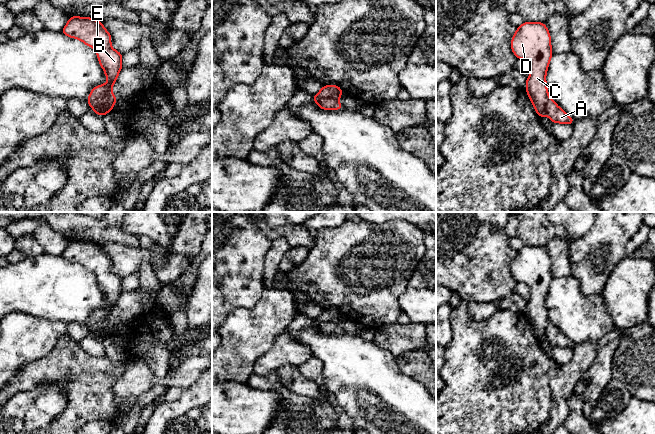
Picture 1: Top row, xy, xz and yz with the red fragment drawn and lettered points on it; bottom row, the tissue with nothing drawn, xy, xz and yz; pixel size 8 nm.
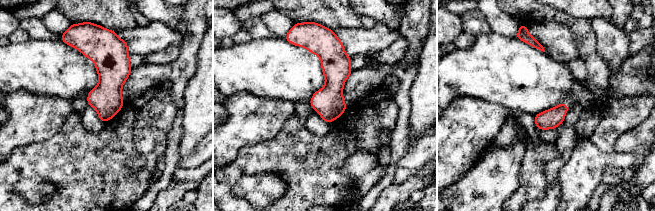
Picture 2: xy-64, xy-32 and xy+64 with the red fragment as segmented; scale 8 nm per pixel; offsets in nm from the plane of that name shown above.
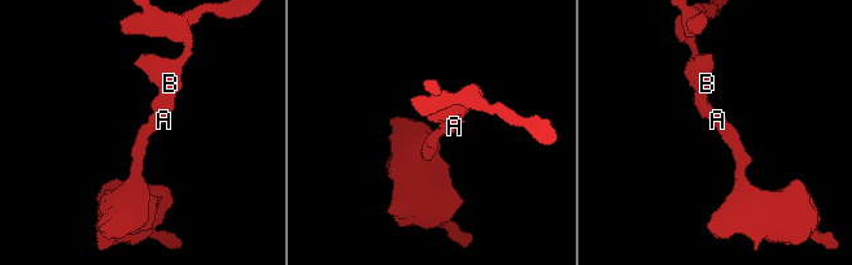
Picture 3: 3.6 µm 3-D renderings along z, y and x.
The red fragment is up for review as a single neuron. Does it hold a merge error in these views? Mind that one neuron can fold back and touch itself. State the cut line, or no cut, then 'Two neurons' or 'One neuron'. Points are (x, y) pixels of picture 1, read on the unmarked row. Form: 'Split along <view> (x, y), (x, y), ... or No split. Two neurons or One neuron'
Split along xy (111, 314), (108, 322), (100, 330), (92, 331). Two neurons

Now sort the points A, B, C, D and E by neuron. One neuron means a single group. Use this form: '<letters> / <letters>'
A / B C D E

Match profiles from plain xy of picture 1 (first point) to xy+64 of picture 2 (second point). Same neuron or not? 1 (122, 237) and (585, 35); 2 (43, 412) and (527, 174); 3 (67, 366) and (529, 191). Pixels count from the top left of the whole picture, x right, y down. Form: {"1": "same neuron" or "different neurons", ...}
{"1": "same neuron", "2": "different neurons", "3": "same neuron"}

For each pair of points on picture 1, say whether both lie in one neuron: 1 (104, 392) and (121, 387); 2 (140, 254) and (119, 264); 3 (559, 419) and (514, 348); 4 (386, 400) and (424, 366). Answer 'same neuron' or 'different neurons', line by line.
1: different neurons
2: same neuron
3: different neurons
4: different neurons

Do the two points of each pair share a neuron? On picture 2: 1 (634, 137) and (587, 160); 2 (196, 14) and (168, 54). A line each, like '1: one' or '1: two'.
1: two
2: two

